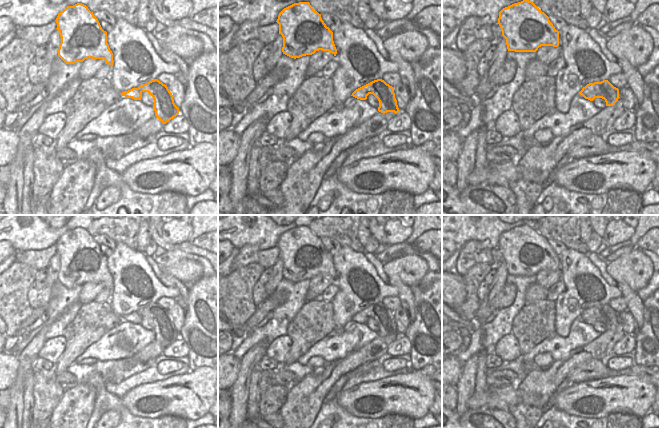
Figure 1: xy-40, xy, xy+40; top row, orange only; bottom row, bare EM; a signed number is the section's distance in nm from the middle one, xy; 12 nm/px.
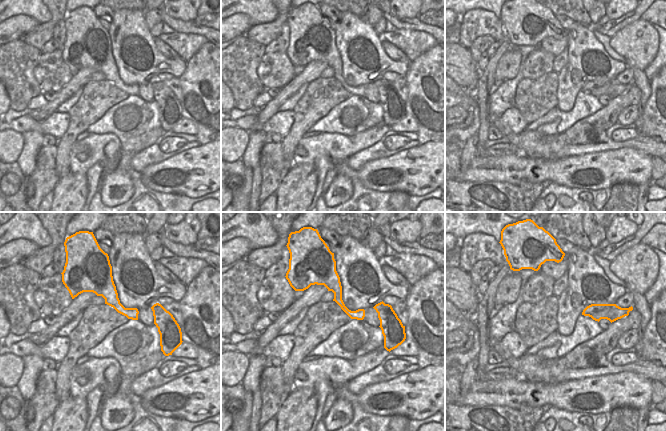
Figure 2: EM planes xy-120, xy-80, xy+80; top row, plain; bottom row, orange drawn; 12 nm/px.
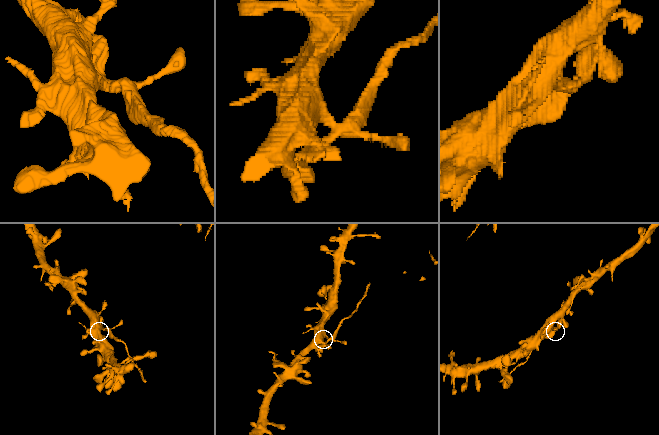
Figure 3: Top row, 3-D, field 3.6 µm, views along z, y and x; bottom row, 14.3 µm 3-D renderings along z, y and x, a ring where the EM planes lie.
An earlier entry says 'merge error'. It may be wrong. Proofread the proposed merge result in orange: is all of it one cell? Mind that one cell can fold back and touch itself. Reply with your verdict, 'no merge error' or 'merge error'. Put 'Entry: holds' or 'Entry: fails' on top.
Entry: holds
merge error

